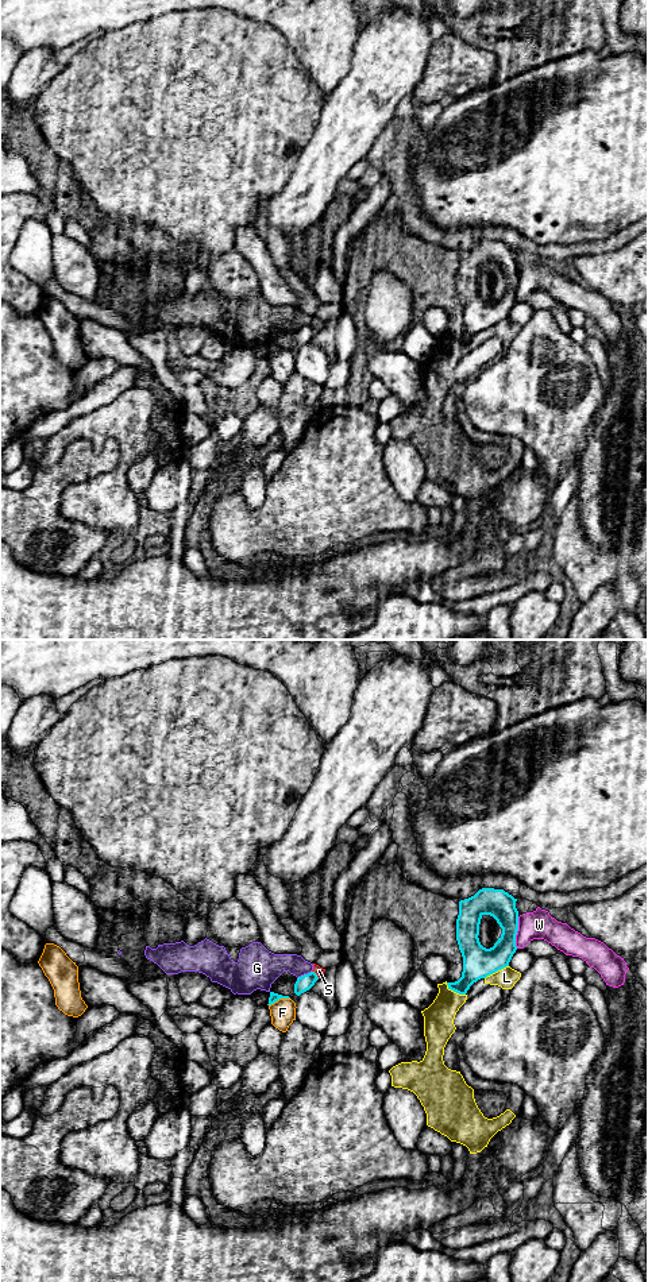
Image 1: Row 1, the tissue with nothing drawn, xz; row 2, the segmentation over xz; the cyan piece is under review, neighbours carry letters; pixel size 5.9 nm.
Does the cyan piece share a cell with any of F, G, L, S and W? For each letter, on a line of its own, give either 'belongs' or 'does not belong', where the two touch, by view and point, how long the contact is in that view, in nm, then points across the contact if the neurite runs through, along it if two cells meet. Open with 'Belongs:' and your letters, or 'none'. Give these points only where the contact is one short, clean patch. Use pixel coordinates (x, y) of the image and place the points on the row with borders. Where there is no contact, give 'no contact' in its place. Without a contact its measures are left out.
Belongs: none
F: does not belong | xz (278, 999) | 140 nm
G: does not belong | xz (304, 974) | 100 nm | along xz (311, 970), (297, 979)
L: does not belong | xz (496, 970) | 170 nm
S: does not belong | xz (316, 974) | 60 nm | along xz (312, 970), (319, 977)
W: does not belong | xz (516, 933) | 190 nm

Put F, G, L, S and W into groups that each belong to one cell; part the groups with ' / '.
F / G S / L / W

